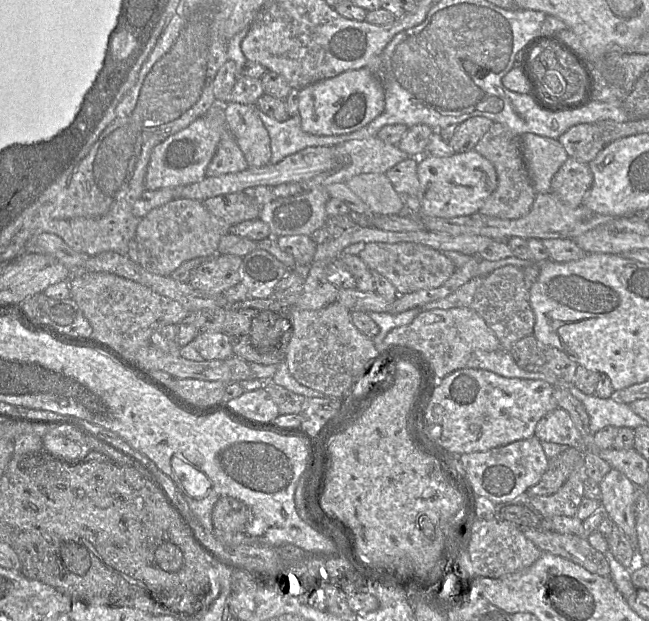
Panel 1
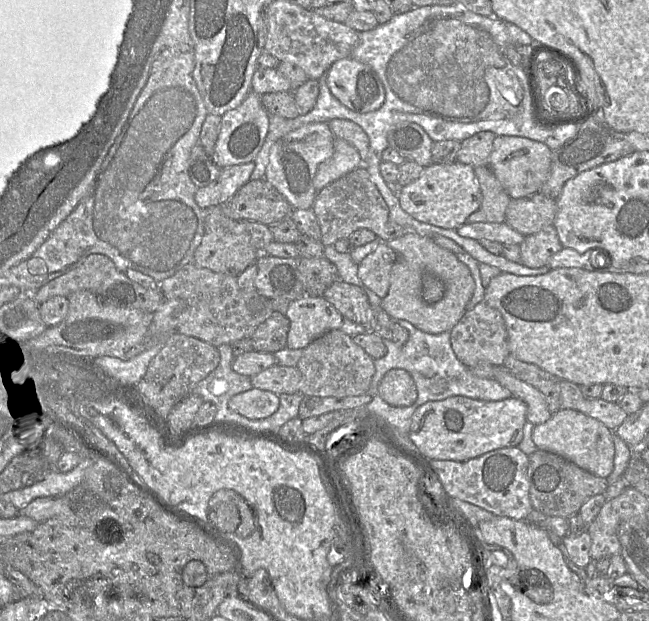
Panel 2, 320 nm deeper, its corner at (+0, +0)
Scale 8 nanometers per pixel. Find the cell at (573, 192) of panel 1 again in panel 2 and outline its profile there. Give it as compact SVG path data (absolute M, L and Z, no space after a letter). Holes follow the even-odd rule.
M540 192L511 199L505 214L505 223L527 237L553 225L557 202Z

